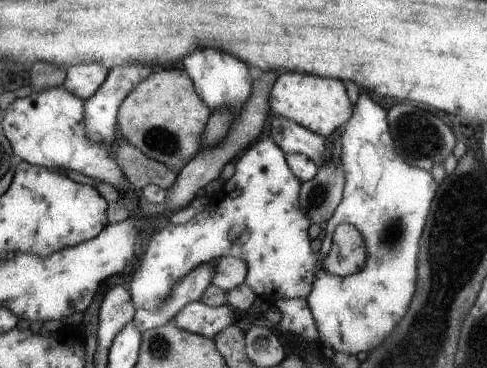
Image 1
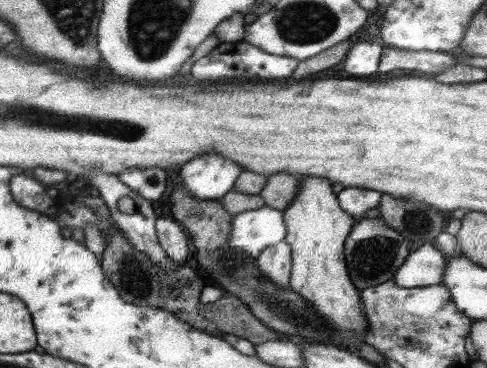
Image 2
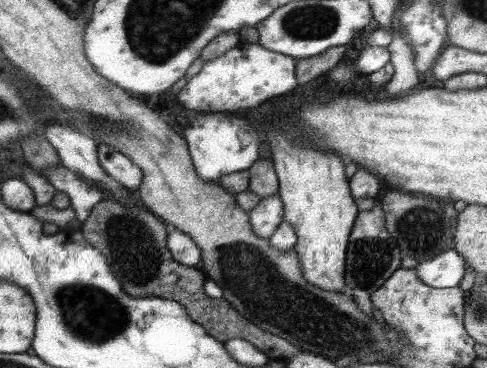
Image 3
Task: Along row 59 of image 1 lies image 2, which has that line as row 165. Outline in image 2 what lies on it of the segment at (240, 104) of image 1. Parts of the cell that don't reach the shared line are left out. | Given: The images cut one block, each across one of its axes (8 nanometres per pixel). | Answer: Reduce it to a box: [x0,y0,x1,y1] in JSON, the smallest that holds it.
[179,156,239,202]

